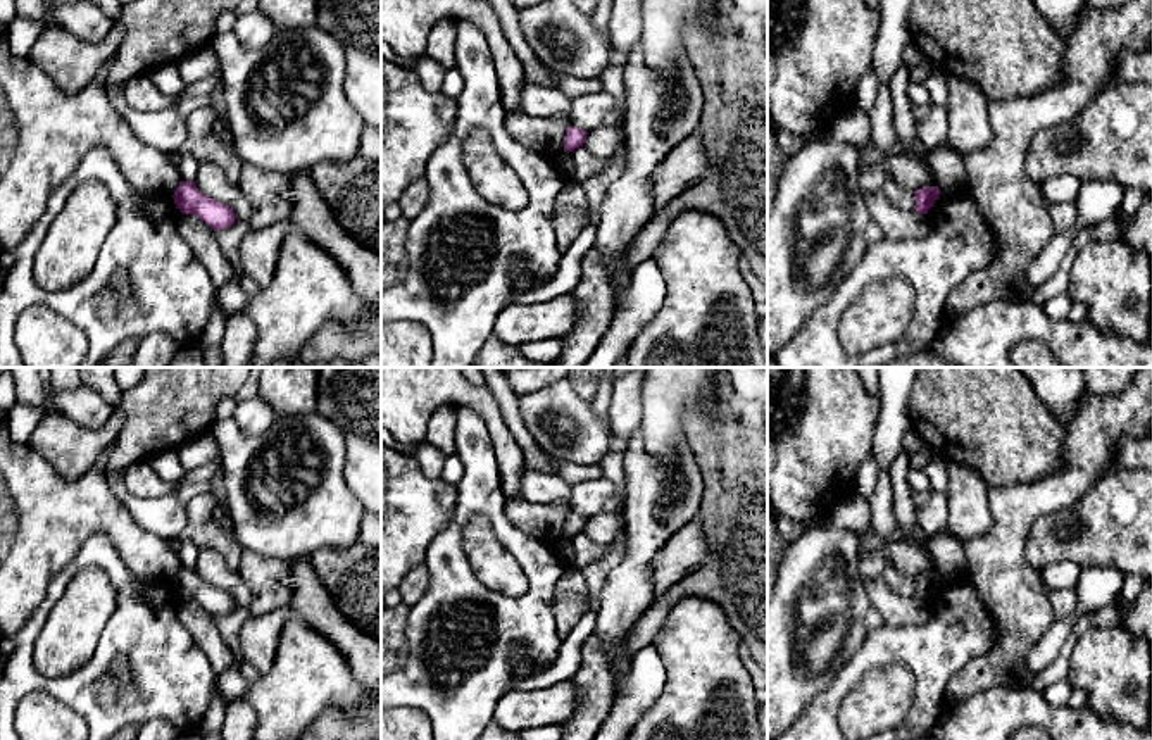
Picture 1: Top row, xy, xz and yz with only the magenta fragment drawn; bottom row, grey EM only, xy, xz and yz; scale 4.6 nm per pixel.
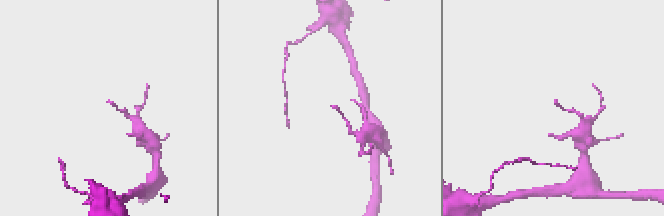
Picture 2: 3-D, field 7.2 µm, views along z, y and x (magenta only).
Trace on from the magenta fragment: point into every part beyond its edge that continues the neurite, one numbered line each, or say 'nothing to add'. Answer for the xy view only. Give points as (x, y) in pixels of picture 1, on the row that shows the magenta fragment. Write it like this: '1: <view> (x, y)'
nothing to add

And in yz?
nothing to add

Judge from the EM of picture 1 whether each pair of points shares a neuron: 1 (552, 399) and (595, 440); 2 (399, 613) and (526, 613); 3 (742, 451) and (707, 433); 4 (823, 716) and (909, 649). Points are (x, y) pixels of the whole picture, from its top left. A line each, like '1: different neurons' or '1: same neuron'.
1: same neuron
2: different neurons
3: same neuron
4: same neuron

